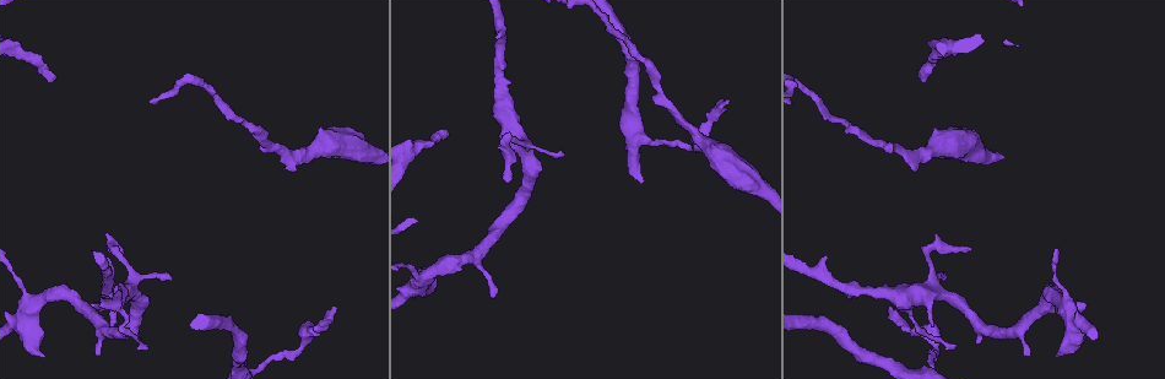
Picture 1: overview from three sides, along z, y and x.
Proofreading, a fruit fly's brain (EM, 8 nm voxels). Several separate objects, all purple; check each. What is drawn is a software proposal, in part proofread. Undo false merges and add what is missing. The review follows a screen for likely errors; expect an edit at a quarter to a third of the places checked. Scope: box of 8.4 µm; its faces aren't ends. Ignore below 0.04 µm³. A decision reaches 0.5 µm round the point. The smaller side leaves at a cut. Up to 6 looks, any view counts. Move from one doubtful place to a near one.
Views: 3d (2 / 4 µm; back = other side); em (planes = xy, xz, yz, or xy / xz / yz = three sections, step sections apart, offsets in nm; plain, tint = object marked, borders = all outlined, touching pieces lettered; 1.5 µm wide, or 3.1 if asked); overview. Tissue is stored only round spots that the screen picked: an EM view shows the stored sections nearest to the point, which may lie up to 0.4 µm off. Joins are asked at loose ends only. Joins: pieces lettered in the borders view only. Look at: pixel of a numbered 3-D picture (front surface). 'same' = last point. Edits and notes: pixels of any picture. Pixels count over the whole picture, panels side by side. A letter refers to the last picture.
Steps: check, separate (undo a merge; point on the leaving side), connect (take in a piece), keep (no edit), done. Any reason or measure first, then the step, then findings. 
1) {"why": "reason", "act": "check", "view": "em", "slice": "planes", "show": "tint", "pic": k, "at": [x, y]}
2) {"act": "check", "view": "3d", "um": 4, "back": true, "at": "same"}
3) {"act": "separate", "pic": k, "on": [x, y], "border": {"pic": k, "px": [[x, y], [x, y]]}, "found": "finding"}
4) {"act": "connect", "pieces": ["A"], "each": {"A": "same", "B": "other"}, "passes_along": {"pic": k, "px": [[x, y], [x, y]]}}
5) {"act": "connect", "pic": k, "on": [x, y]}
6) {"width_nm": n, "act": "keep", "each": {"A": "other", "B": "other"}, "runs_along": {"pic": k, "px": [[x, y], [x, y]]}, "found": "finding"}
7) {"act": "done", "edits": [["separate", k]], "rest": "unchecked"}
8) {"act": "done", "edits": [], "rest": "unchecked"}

{"why": "branch stops here", "act": "check", "view": "em", "slice": "planes", "show": "borders", "pic": 1, "at": [509, 179]}

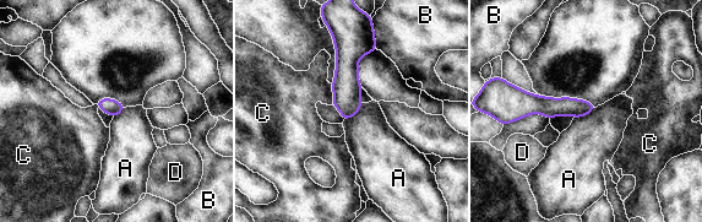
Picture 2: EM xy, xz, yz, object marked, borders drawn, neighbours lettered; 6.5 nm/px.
{"act": "keep", "each": {"A": "other", "B": "other", "C": "other", "D": "other"}, "runs_along": {"pic": 2, "px": [[346, 34], [347, 115]]}, "found": "no lettered piece goes on from it"}

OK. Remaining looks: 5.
{"why": "free end", "act": "check", "view": "em", "slice": "xy", "step": 8, "show": "borders", "pic": 1, "at": [99, 354]}

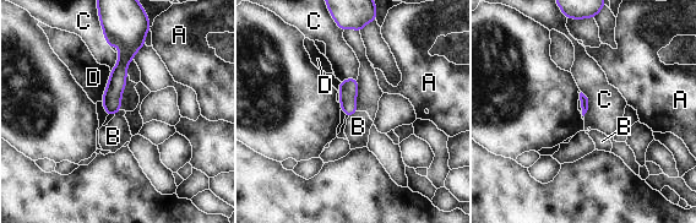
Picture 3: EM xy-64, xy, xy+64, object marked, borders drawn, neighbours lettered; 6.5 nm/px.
{"why": "cut it another way", "act": "check", "view": "em", "slice": "planes", "show": "borders", "at": "same"}

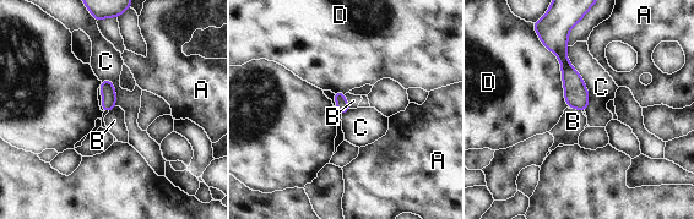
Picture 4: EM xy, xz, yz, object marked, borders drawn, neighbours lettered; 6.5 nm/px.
{"act": "keep", "each": {"A": "other", "B": "other", "C": "other", "D": "other"}, "runs_along": {"pic": 4, "px": [[563, 37], [562, 56], [583, 108]]}, "found": "none of them fits"}

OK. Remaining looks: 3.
{"act": "check", "view": "em", "slice": "xy", "step": 8, "show": "borders", "pic": 1, "at": [931, 361]}

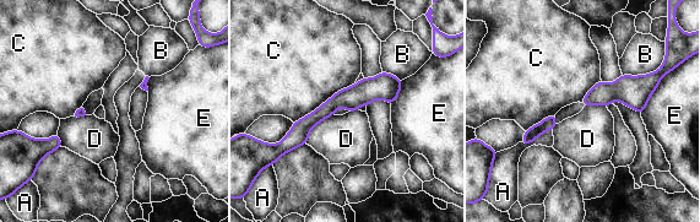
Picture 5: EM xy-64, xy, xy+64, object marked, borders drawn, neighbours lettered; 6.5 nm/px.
{"why": "cut it another way", "act": "check", "view": "em", "slice": "planes", "show": "borders", "at": "same"}

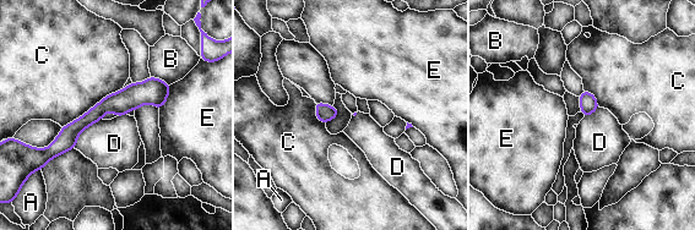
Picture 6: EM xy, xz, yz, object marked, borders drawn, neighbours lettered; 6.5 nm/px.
{"act": "keep", "each": {"A": "other", "B": "other", "C": "other", "D": "other", "E": "other"}, "runs_along": {"pic": 6, "px": [[167, 87], [107, 103], [38, 153]]}, "found": "all the same cell"}

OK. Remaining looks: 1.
{"act": "done", "edits": [], "rest": "unchecked"}

